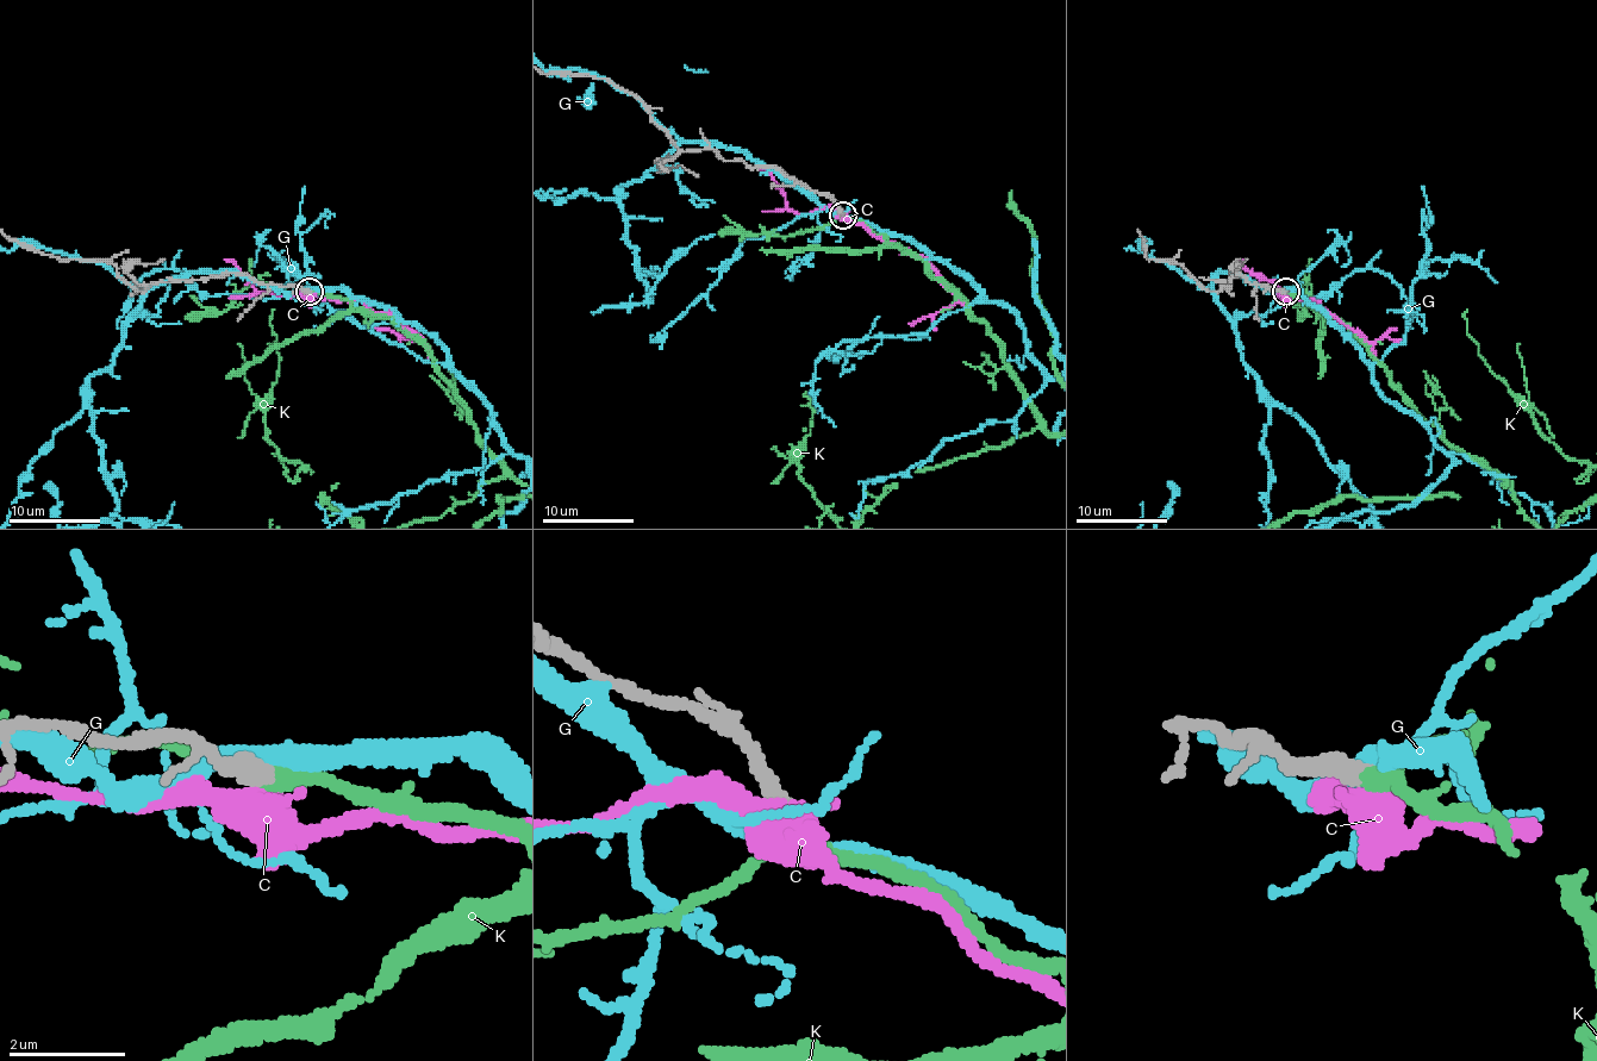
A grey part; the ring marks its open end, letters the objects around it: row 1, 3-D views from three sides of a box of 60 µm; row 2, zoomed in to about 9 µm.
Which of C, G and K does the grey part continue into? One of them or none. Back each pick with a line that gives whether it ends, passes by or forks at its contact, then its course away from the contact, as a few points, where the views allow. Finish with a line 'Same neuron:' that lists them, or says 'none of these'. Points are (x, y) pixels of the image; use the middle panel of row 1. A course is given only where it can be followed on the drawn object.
K: it passes by
Same neuron: K

